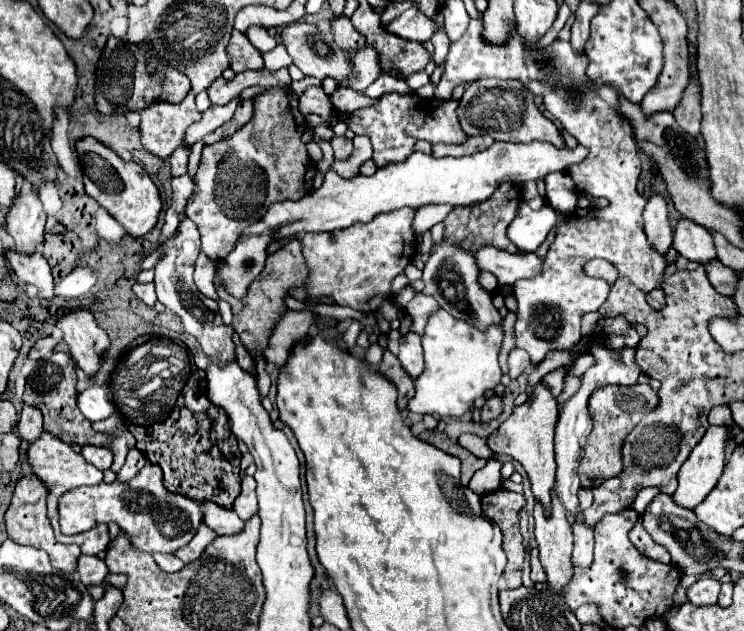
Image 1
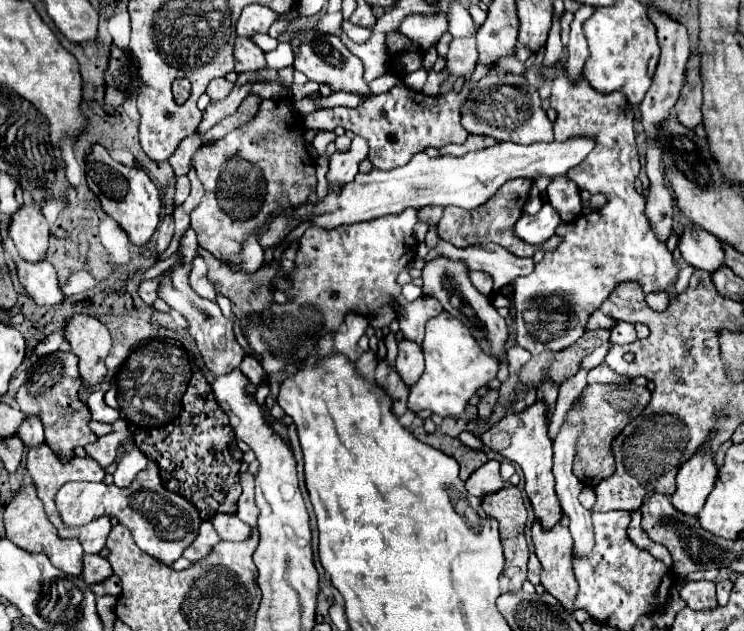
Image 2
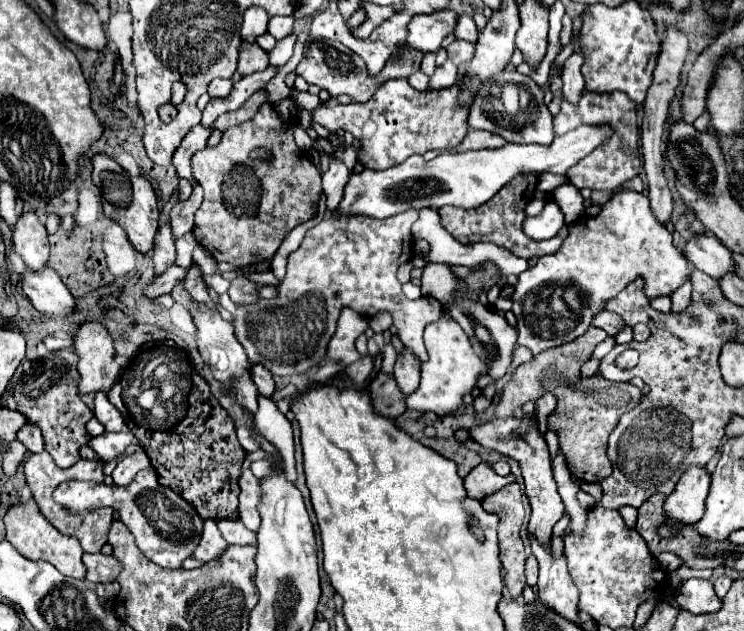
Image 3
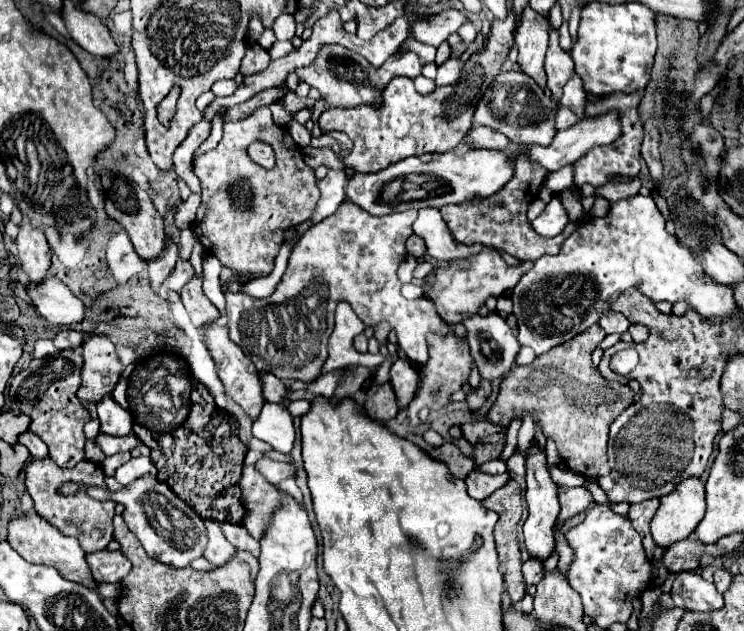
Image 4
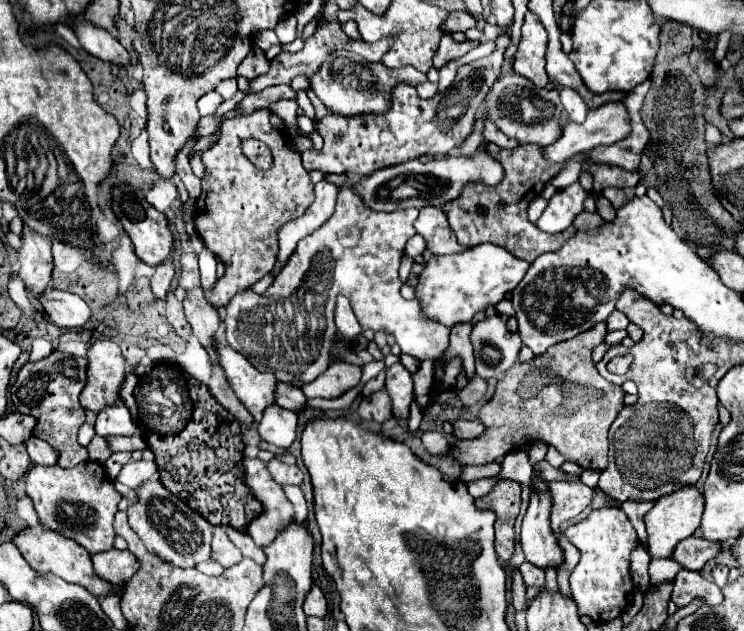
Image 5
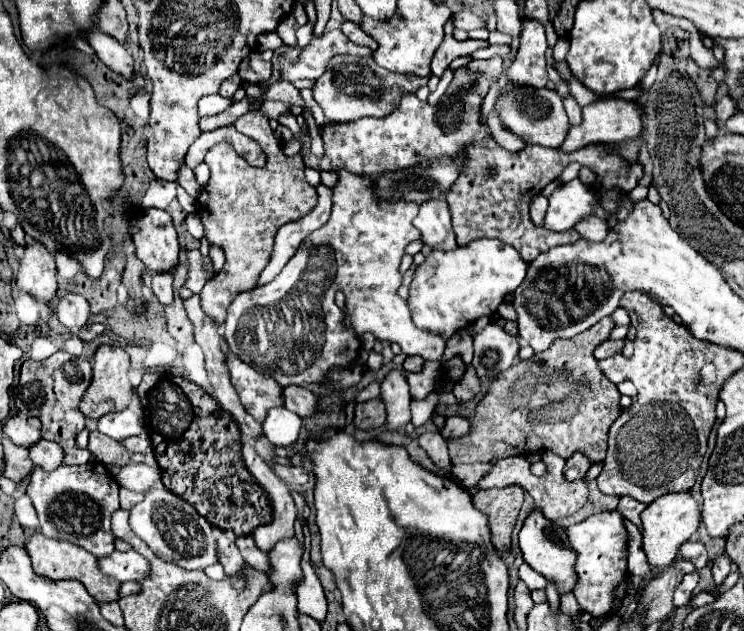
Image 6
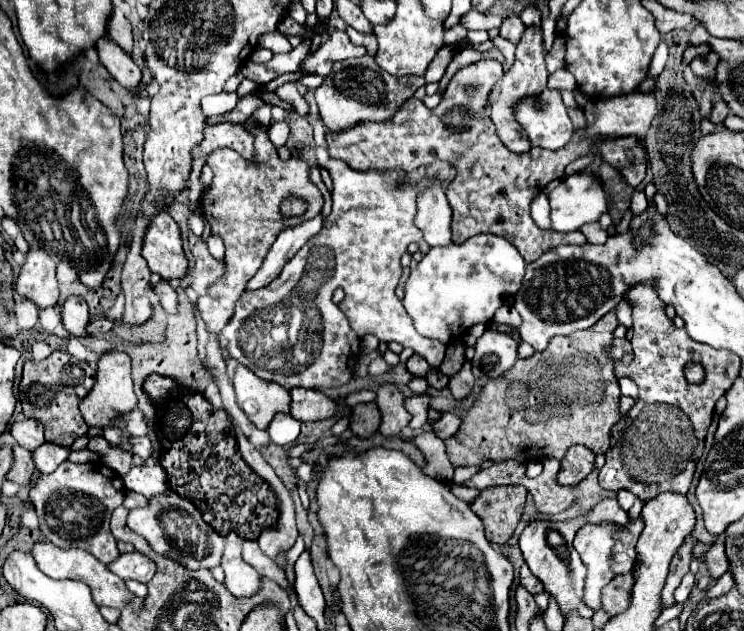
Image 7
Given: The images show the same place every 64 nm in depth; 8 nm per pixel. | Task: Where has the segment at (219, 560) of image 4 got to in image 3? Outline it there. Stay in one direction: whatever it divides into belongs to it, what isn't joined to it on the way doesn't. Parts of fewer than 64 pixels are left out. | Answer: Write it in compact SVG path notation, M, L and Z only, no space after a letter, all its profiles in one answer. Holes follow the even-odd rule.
M204 520L202 538L200 538L200 544L196 546L196 552L192 554L192 558L208 562L208 560L216 558L218 554L222 554L226 546L228 546L228 542L220 536L220 532L216 528L216 522L214 520Z

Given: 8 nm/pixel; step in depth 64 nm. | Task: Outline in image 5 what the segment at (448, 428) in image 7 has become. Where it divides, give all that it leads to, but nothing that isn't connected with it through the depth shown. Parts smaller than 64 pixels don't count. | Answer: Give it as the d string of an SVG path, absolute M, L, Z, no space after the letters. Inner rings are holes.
M456 420L454 422L454 434L458 438L466 438L466 440L474 440L476 436L482 436L486 432L484 424L480 424L480 420Z

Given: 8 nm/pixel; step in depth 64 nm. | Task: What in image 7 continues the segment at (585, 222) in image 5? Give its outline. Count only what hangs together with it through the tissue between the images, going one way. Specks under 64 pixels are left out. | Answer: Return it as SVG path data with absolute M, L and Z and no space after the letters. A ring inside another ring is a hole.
M598 222L584 224L579 230L586 236L586 240L590 244L604 244L608 238L608 232L602 230L602 226Z

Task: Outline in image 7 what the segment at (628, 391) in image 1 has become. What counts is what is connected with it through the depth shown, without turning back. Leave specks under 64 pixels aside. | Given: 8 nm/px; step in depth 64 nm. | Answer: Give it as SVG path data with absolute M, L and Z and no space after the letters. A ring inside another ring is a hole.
M608 312L602 320L598 320L592 328L574 332L572 336L558 336L552 338L548 348L544 352L536 352L534 356L526 360L518 360L504 376L498 376L496 380L490 380L480 396L476 398L474 406L468 410L466 418L462 420L462 426L458 434L446 440L446 452L454 466L474 466L482 462L502 462L502 460L542 460L548 456L564 458L564 452L572 444L584 444L592 448L594 454L604 454L610 446L610 428L620 420L618 400L620 400L620 388L618 380L612 374L612 360L604 354L604 346L610 344L612 332L618 326L616 312ZM596 384L600 384L602 394L596 402Z

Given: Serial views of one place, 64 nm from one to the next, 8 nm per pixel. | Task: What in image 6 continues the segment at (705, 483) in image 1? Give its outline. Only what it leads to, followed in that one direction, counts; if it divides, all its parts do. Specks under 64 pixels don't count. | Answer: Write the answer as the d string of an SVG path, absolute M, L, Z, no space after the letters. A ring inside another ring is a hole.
M690 492L664 494L656 498L652 504L648 504L648 508L642 512L642 524L644 524L642 548L648 556L652 574L656 574L660 568L668 566L676 558L678 546L696 532L696 528L700 526L700 508Z

